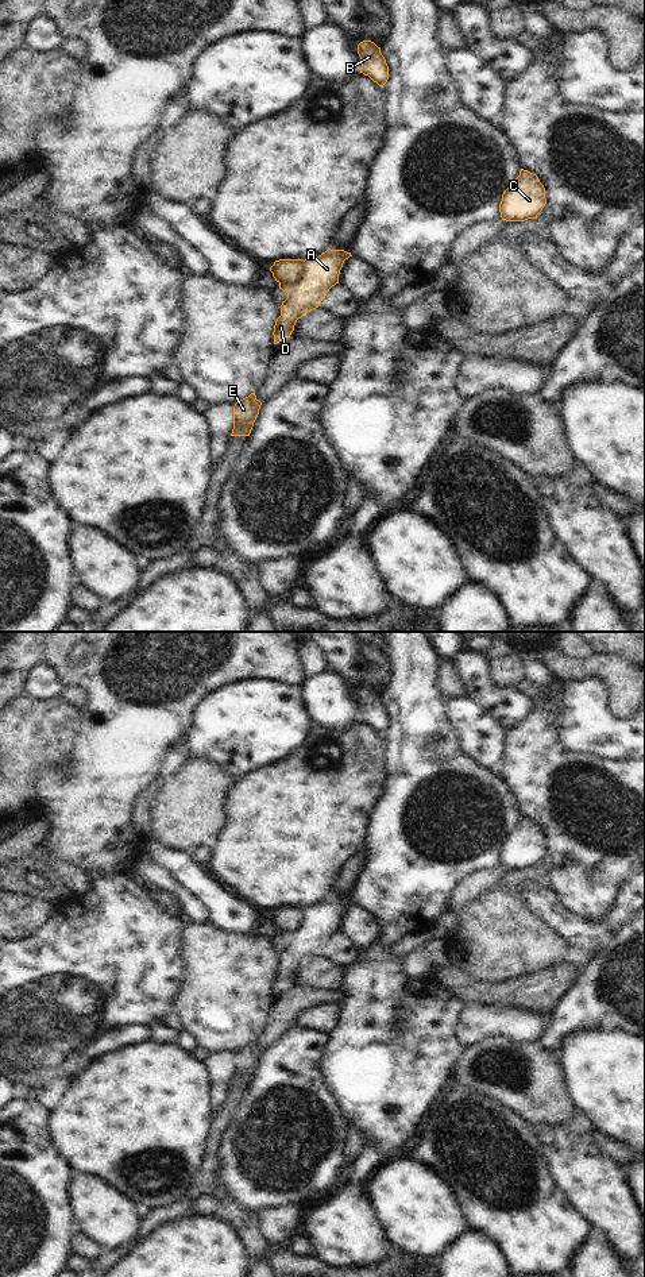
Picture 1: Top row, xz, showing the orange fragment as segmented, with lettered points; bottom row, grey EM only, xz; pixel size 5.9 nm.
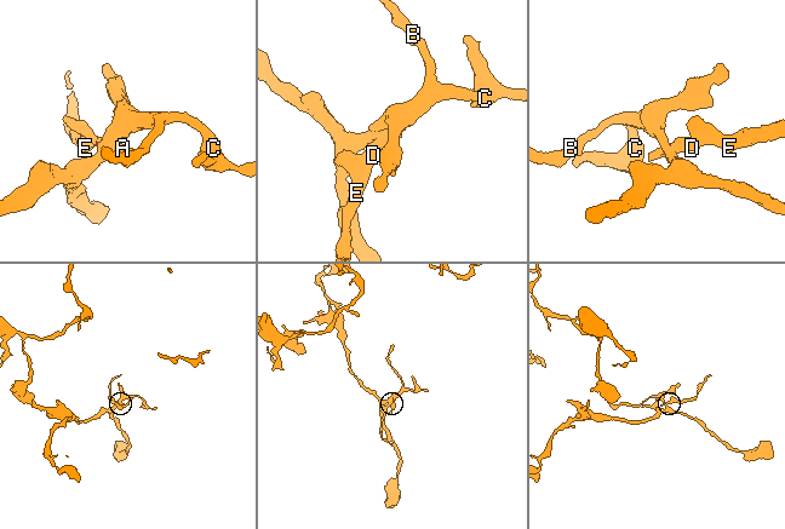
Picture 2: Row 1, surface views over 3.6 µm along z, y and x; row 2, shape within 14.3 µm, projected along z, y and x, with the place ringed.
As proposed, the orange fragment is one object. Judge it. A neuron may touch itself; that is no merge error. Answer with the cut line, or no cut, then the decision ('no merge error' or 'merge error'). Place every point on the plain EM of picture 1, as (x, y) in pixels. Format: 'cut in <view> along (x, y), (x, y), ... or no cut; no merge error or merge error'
cut in xz along (304, 909), (301, 924), (288, 941); merge error

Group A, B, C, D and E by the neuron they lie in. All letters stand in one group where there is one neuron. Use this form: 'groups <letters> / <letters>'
groups A D E / B C

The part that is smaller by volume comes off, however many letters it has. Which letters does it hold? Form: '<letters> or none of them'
A, D, E

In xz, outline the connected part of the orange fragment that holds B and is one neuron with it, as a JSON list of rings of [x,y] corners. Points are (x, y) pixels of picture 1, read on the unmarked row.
[[[363,688],[358,692],[358,702],[362,710],[360,721],[383,734],[389,728],[389,714],[381,695],[371,688]]]

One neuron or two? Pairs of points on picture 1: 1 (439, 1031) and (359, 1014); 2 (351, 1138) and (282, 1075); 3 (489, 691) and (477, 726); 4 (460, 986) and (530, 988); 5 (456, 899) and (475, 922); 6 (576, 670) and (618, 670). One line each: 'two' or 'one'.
1: one
2: two
3: two
4: one
5: two
6: one

